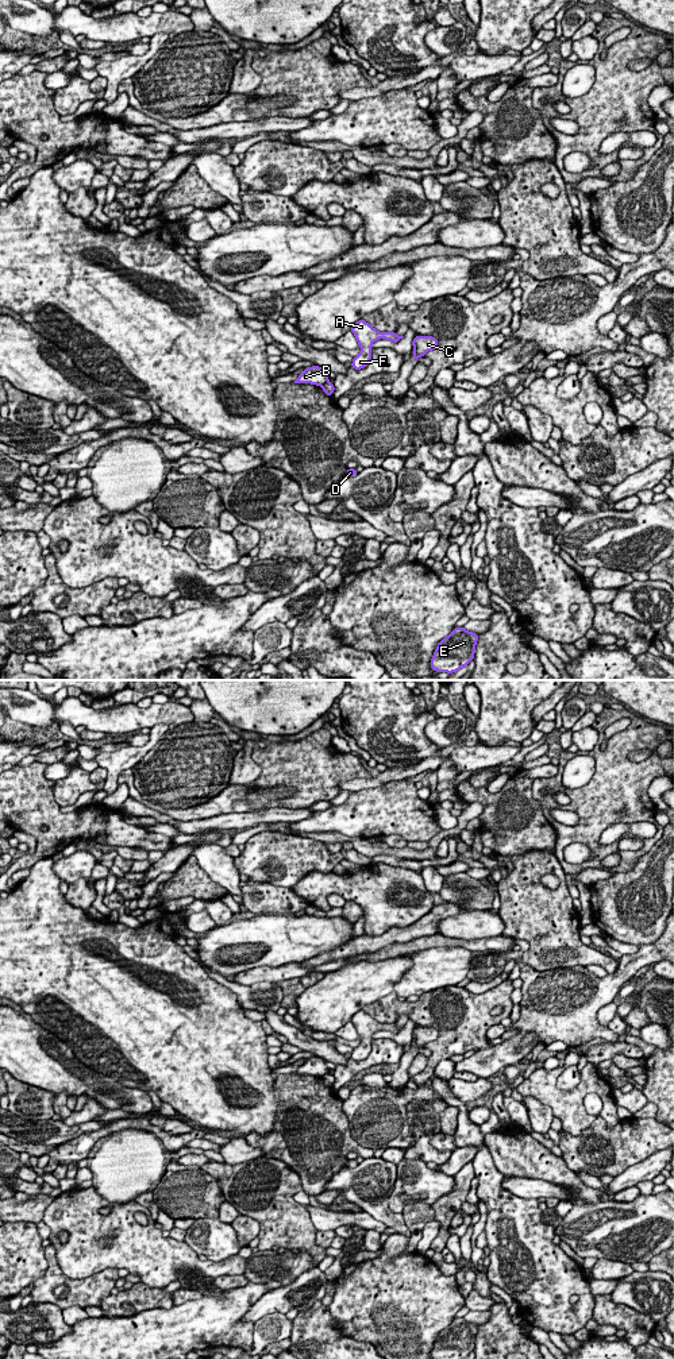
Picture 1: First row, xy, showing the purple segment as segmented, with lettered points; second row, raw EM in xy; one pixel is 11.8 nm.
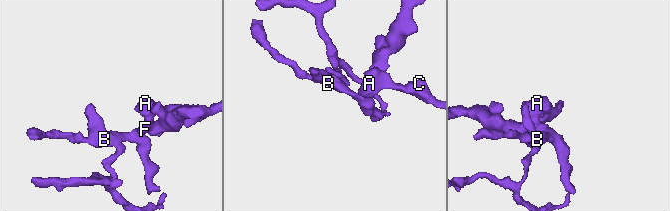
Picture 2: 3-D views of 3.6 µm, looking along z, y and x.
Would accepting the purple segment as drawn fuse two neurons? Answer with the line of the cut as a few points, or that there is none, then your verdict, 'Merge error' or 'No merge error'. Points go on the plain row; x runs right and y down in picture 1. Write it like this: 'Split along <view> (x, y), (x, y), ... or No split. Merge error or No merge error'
Split along xy (327, 1072), (322, 1077). Merge error

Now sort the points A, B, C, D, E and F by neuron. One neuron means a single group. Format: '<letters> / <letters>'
A B C E F / D

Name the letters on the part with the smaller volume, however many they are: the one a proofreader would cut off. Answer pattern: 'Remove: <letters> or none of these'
Remove: D

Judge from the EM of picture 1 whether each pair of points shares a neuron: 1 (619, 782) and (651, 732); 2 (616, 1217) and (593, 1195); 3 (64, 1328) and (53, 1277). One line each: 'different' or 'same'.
1: same
2: different
3: different

